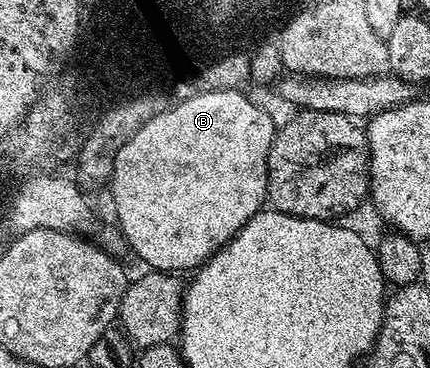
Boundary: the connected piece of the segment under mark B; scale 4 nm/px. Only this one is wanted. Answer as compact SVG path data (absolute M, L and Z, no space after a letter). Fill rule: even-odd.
M207 89L199 91L195 97L188 98L185 102L173 106L163 112L158 112L155 117L145 124L142 131L136 131L133 139L125 143L123 157L116 157L118 176L115 182L109 186L109 190L117 203L117 216L119 229L128 243L130 252L136 253L141 260L155 271L180 271L188 269L194 271L207 260L211 254L223 248L227 242L232 241L241 231L241 227L255 213L264 208L267 201L267 156L271 150L271 144L277 132L277 125L271 122L271 117L263 109L258 109L247 98L246 92L238 89Z

